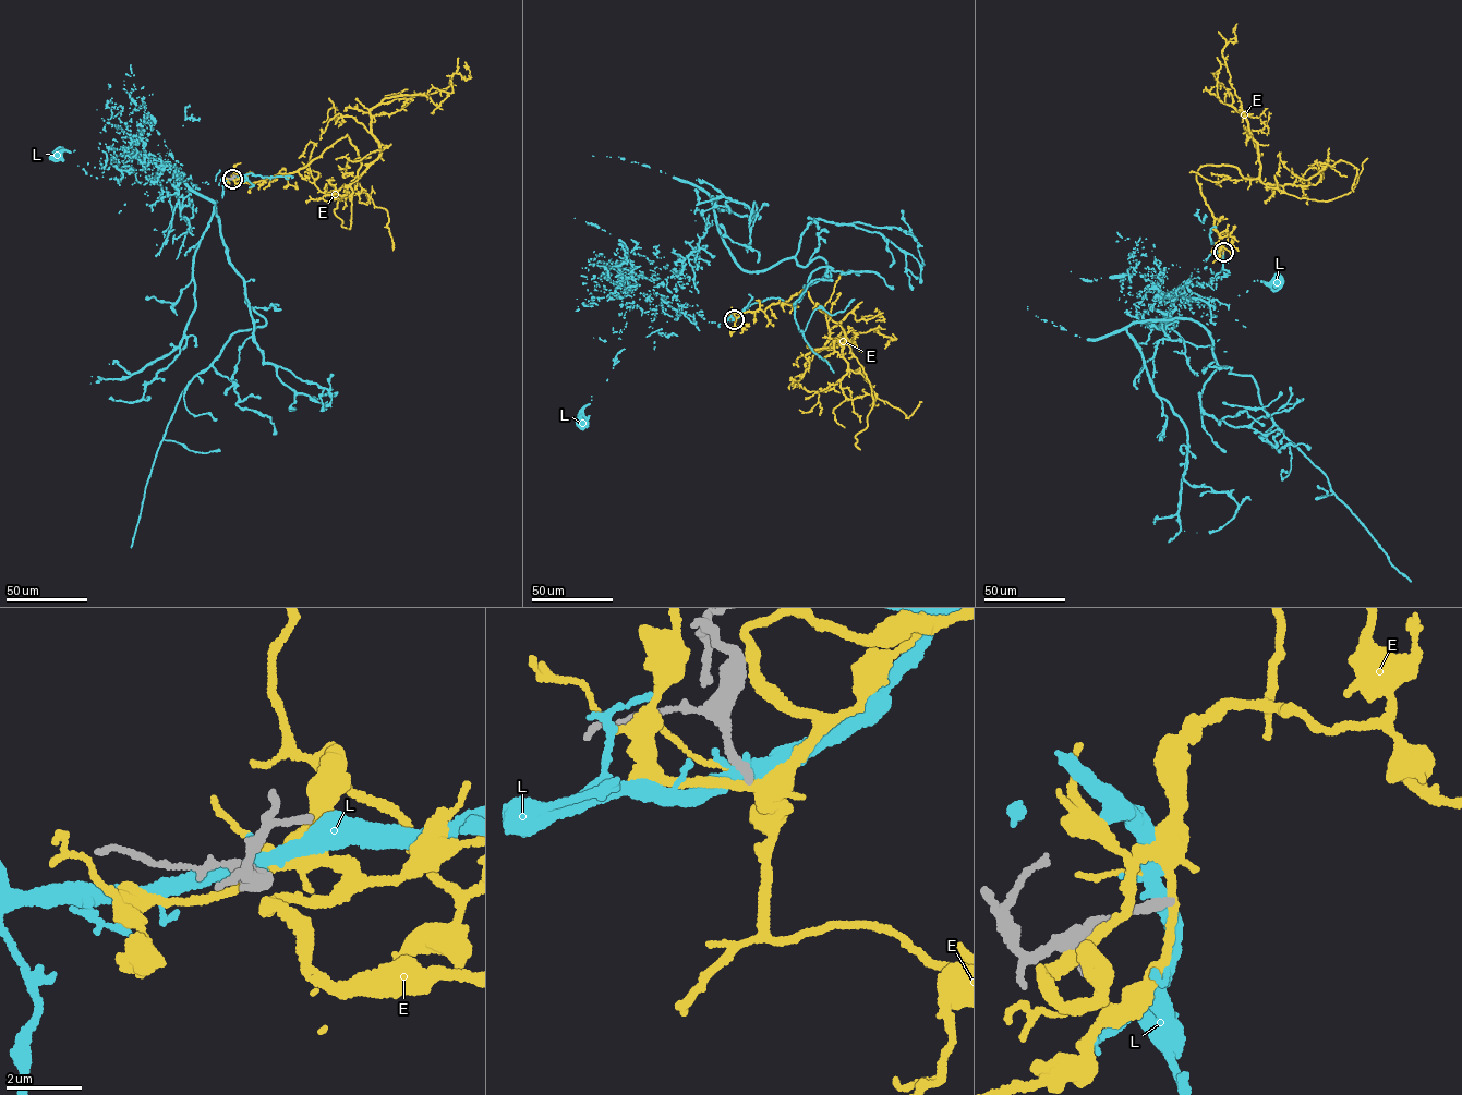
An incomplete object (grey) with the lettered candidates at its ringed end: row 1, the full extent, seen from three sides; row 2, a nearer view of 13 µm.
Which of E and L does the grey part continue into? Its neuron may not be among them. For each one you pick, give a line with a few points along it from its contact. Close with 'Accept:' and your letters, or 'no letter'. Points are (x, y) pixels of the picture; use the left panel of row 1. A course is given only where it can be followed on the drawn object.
Accept: no letter

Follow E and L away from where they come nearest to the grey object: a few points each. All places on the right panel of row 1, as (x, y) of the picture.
E: (1222, 252), (1198, 169), (1231, 165), (1254, 179), (1260, 168), (1221, 52), (1232, 32)
L: (1222, 252), (1216, 280), (1158, 300), (1181, 293), (1217, 316), (1276, 282)

